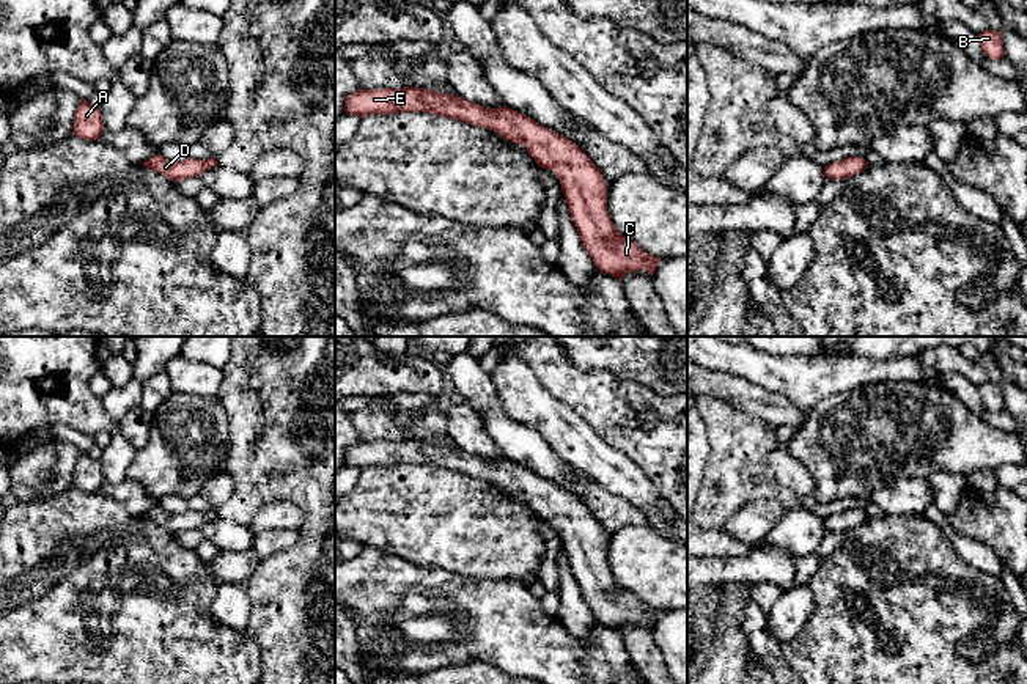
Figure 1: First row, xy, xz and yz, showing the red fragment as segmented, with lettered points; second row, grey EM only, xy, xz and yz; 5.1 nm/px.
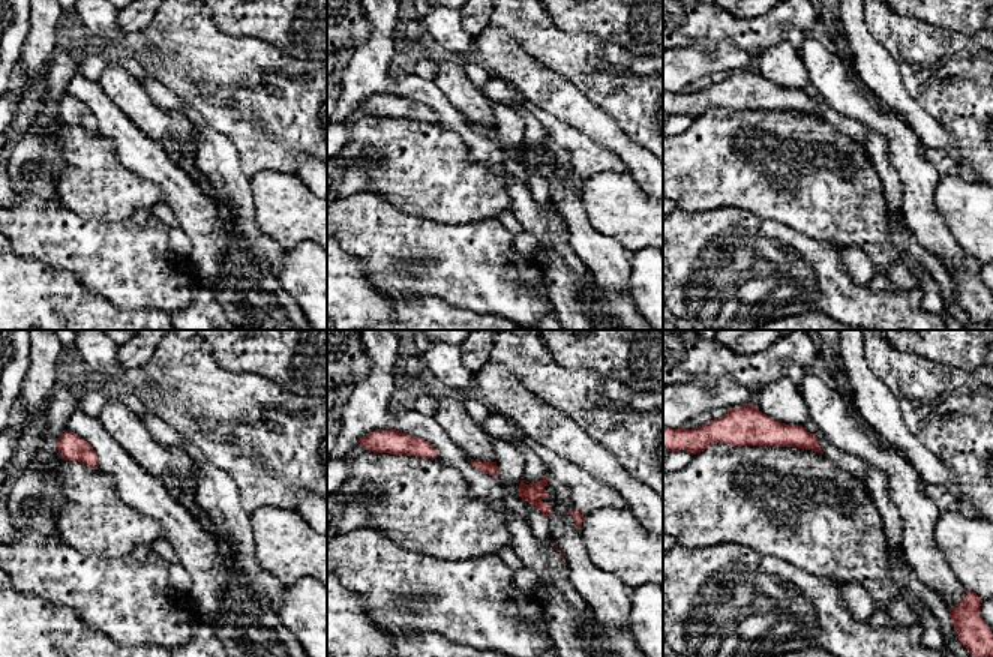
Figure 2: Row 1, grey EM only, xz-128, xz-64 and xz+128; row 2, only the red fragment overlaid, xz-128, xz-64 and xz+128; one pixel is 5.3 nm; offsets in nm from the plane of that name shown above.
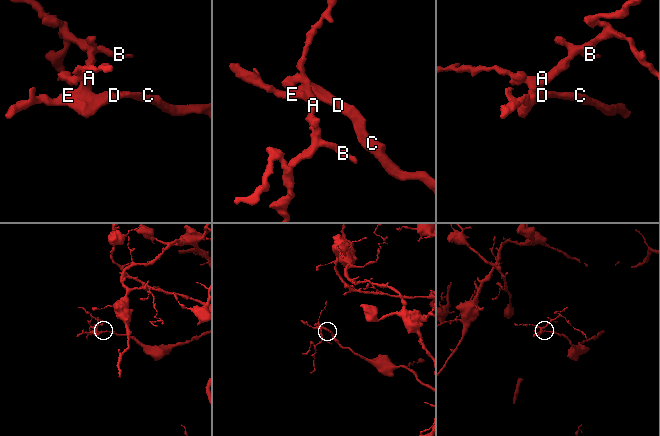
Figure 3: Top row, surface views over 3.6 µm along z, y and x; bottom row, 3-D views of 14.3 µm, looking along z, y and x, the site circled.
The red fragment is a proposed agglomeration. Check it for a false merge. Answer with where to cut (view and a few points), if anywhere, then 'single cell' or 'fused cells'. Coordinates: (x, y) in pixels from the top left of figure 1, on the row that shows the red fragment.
no cut; single cell

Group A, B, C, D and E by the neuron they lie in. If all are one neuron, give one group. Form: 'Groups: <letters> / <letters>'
Groups: A B C D E

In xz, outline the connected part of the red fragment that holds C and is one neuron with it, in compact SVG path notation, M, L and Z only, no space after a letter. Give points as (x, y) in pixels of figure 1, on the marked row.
M417 86L357 90L344 101L344 113L360 118L396 112L428 112L456 118L522 145L541 168L552 170L560 179L582 245L601 272L618 280L640 269L654 275L661 258L645 253L637 242L615 228L607 212L604 175L574 142L506 105L486 108L461 96Z

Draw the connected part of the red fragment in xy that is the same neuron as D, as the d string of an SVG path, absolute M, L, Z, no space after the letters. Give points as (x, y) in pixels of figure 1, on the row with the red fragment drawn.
M156 154L142 165L167 176L173 182L179 182L186 178L201 176L206 170L217 167L217 160L215 157L209 157L206 160L187 157L182 162L175 162Z

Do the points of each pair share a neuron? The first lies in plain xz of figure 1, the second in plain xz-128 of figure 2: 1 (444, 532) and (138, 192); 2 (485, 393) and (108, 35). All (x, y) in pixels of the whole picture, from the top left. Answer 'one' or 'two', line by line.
1: one
2: one

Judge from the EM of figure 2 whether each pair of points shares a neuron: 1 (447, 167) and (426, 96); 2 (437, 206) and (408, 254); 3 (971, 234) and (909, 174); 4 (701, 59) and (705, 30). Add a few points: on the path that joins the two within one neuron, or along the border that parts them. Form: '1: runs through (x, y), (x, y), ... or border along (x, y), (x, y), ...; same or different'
1: border along (435, 123), (452, 129), (465, 143); different
2: border along (395, 206), (407, 213), (440, 222), (462, 224); different
3: border along (939, 177), (935, 186), (933, 207), (950, 230); different
4: border along (738, 47), (729, 42), (690, 42), (678, 48); different

